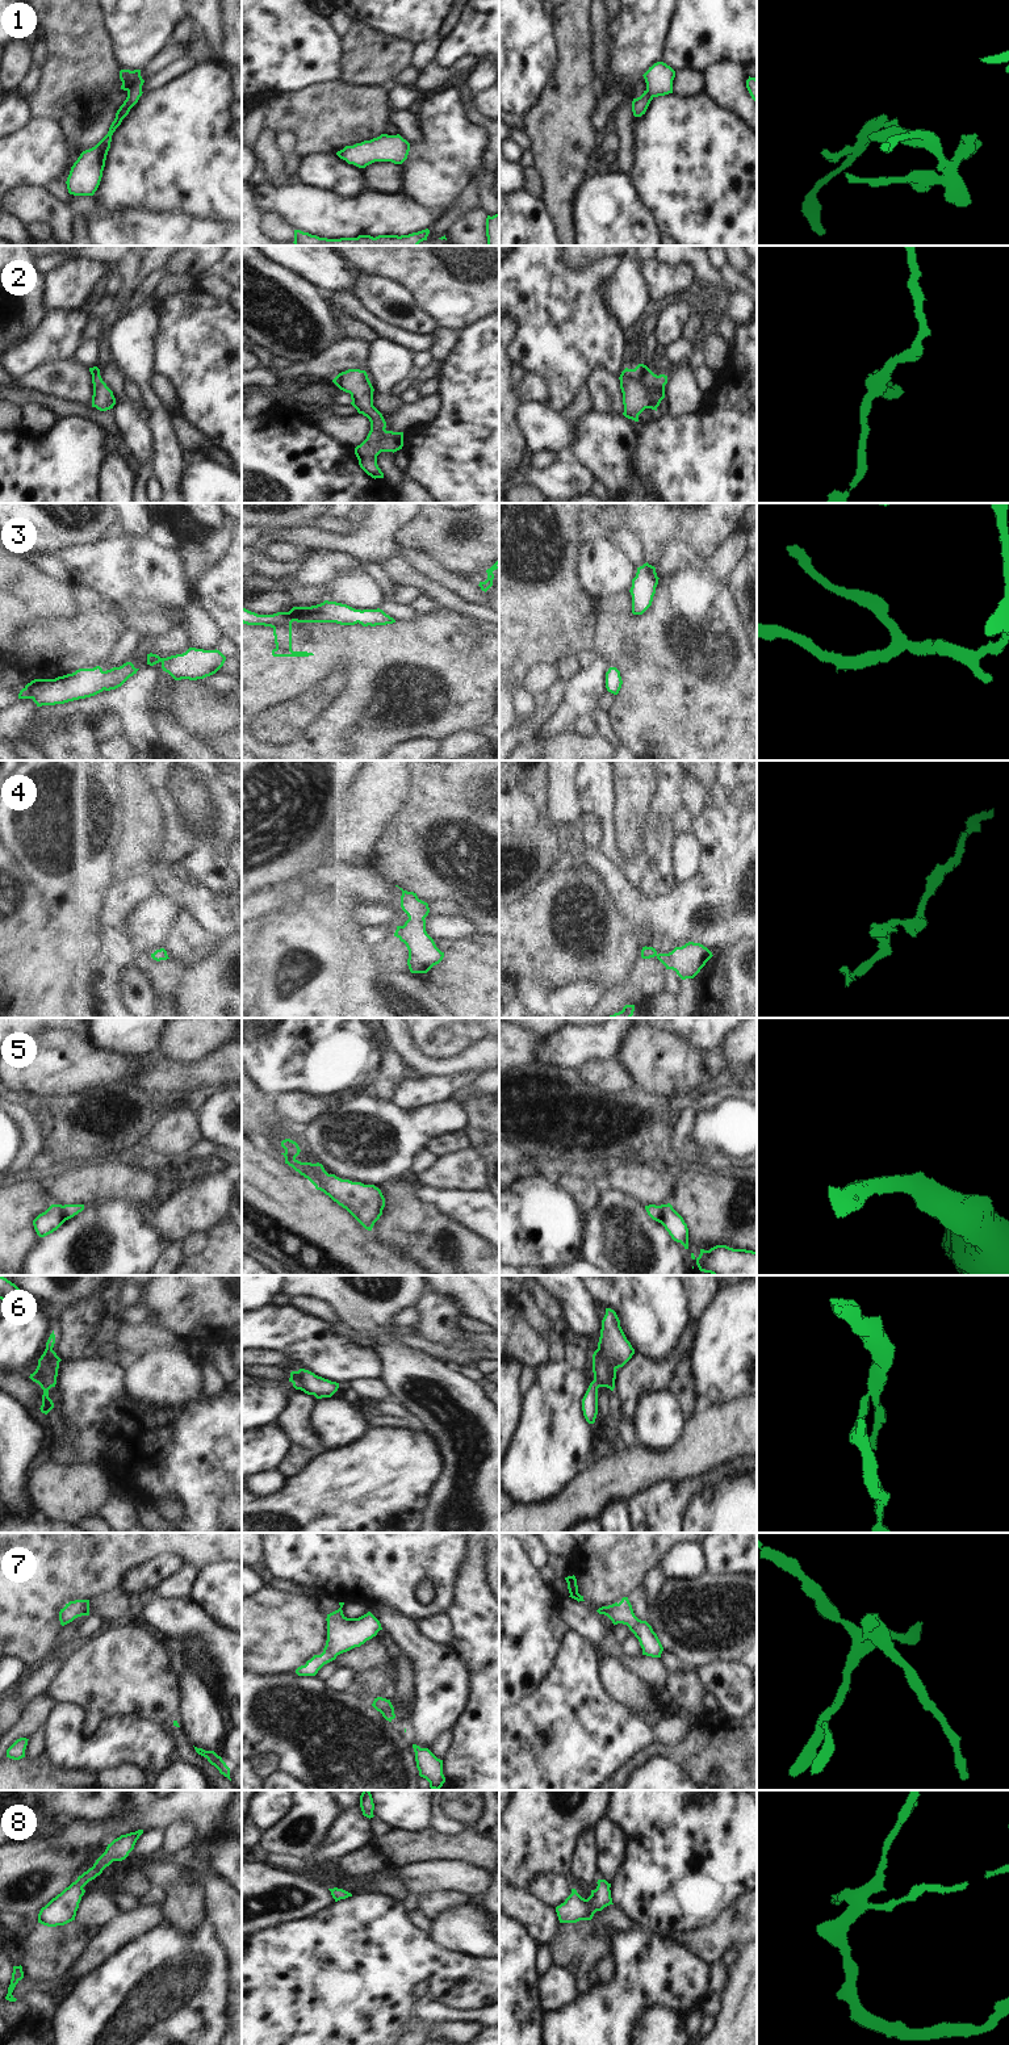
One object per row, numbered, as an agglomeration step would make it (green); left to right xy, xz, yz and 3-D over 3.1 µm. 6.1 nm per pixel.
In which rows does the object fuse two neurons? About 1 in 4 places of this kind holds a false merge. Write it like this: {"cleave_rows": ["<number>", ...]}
{"cleave_rows": []}

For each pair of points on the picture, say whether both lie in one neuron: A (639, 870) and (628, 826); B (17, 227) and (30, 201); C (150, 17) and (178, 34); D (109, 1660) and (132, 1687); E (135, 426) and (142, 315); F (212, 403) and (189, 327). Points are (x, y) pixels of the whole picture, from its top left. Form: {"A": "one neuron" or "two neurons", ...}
{"A": "one neuron", "B": "two neurons", "C": "two neurons", "D": "one neuron", "E": "two neurons", "F": "one neuron"}

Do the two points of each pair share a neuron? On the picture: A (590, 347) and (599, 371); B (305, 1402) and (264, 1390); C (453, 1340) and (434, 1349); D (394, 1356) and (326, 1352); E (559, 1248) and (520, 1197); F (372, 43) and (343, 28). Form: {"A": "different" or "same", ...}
{"A": "different", "B": "different", "C": "different", "D": "different", "E": "same", "F": "different"}

